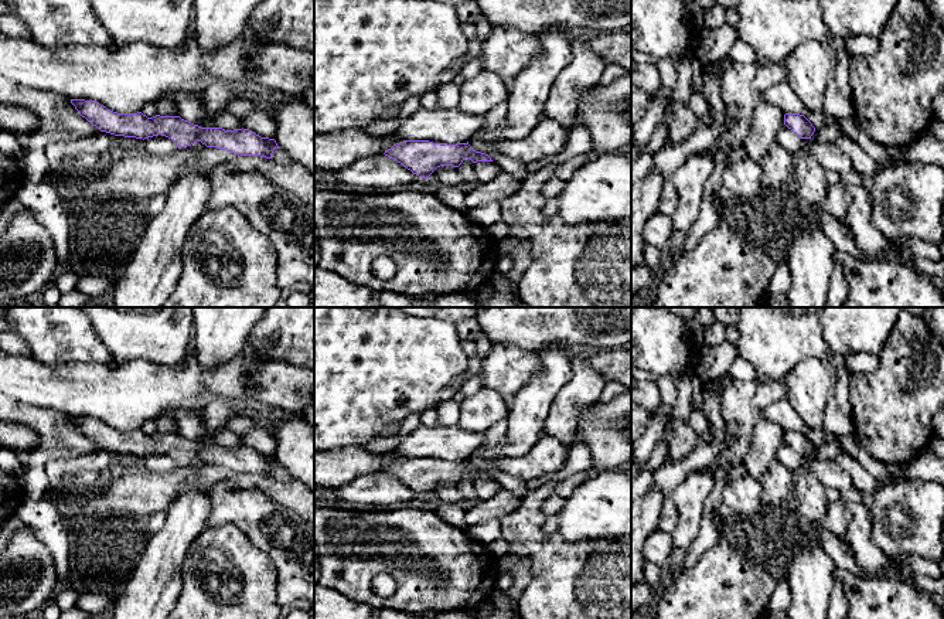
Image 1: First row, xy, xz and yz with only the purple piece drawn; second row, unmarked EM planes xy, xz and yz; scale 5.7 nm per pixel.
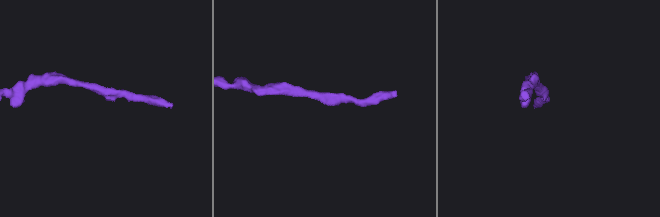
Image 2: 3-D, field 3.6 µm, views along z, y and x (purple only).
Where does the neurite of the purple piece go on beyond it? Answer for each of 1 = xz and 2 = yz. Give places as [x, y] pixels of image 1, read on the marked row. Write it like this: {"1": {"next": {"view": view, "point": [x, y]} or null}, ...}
{"1": {"next": null}, "2": {"next": null}}

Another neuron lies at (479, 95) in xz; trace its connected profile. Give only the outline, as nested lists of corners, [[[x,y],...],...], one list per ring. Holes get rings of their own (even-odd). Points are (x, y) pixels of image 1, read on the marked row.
[[[484,69],[460,85],[457,109],[468,115],[485,116],[495,105],[505,103],[510,86],[497,74]]]

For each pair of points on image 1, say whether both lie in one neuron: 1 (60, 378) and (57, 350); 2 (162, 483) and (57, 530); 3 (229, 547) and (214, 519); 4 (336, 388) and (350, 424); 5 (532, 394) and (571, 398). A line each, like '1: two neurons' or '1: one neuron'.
1: two neurons
2: two neurons
3: two neurons
4: one neuron
5: two neurons

